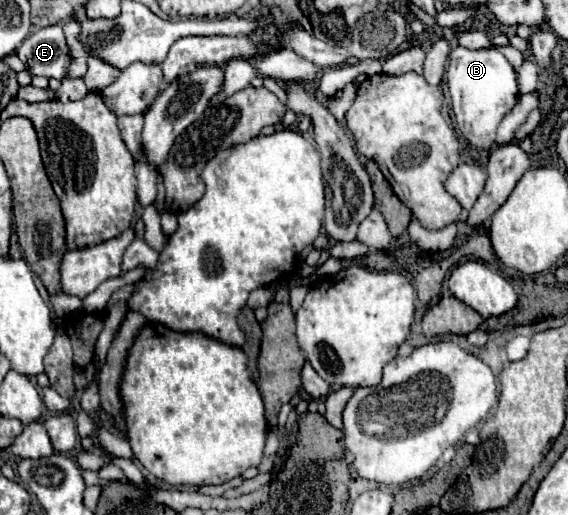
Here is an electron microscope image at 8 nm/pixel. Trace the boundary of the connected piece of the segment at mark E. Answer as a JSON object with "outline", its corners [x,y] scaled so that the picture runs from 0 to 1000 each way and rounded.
{"outline":[[[63,54],[28,97],[28,109],[46,124],[53,148],[109,155],[120,128],[120,89],[109,54]]]}

